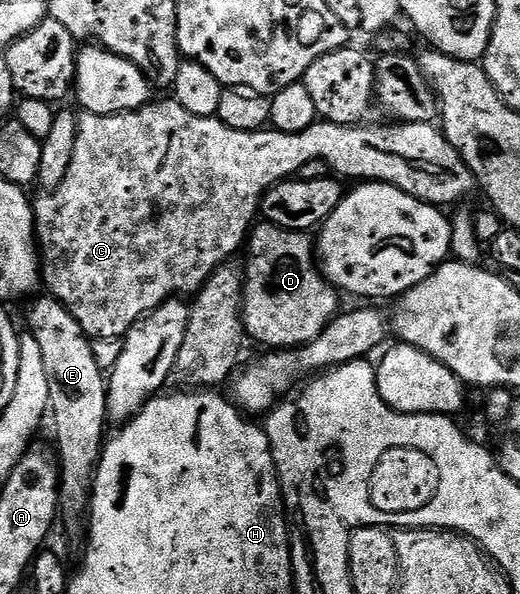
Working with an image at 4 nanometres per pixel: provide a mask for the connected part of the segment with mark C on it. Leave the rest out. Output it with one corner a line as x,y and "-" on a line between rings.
168,97
165,103
149,101
144,107
136,111
127,111
121,115
89,115
81,114
76,120
76,140
74,141
74,157
70,157
70,169
66,178
58,184
53,191
41,194
41,199
35,200
32,217
34,220
34,238
38,244
40,257
40,270
42,283
47,294
63,305
82,325
82,329
92,339
119,339
132,328
144,315
149,315
158,305
173,297
192,297
204,286
212,274
218,268
225,266
228,259
236,250
238,252
245,246
249,232
258,219
258,208
264,200
264,194
275,183
283,183
291,180
302,165
310,165
310,161
322,161
327,165
329,172
337,176
345,175
352,181
371,181
373,183
388,183
391,187
397,187
420,199
423,203
433,205
445,205
444,203
456,203
464,199
473,190
477,190
476,178
472,175
462,157
450,145
450,141
444,136
443,130
432,123
402,123
397,122
396,127
368,127
369,125
338,125
337,123
325,123
317,121
311,123
306,129
298,133
286,133
275,129
261,129
259,131
239,131
230,129
221,119
215,117
198,117
176,102
175,98

